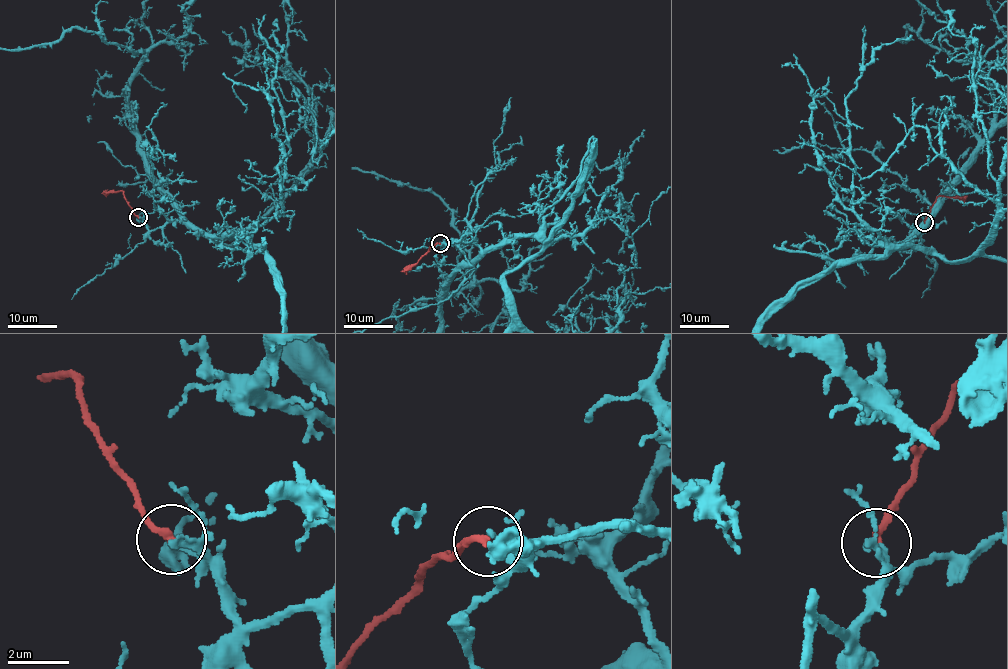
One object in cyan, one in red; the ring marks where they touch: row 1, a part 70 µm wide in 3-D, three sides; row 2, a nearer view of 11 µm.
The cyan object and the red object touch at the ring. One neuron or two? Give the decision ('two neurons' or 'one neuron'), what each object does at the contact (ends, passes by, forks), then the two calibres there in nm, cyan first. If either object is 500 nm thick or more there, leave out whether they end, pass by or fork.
one neuron; cyan forks there; red ends there; 130 nm thick on the cyan side, 240 nm on the other

